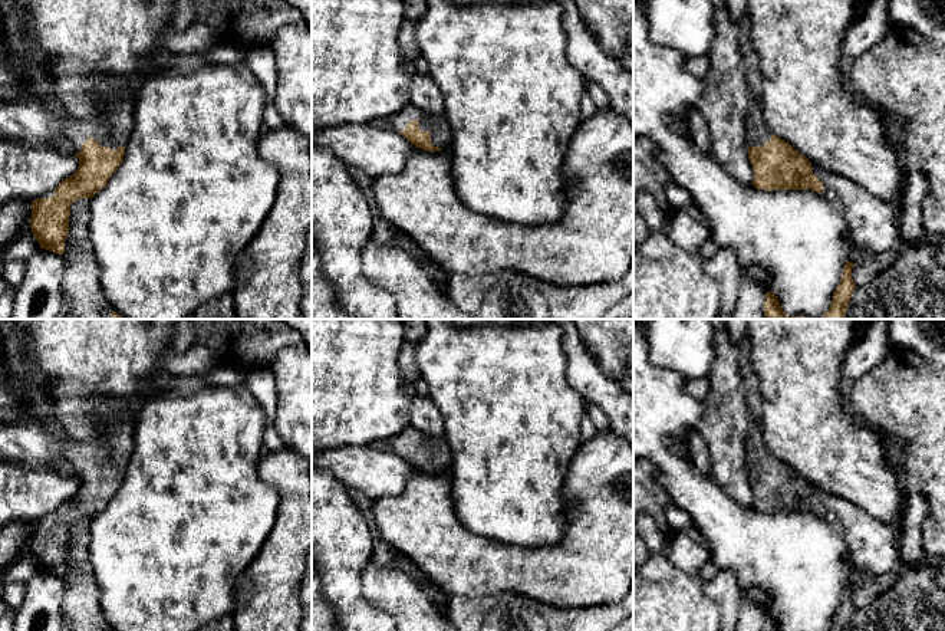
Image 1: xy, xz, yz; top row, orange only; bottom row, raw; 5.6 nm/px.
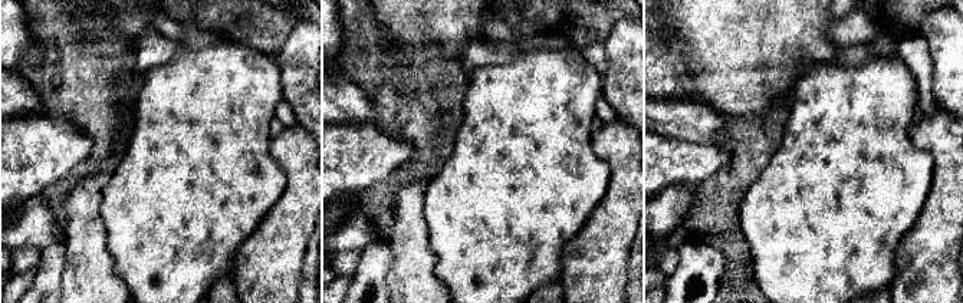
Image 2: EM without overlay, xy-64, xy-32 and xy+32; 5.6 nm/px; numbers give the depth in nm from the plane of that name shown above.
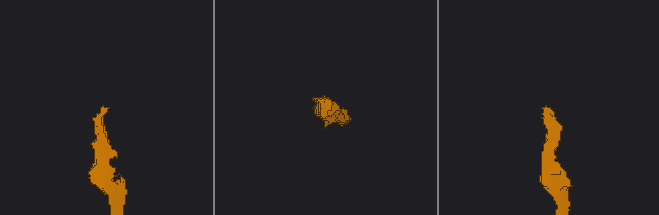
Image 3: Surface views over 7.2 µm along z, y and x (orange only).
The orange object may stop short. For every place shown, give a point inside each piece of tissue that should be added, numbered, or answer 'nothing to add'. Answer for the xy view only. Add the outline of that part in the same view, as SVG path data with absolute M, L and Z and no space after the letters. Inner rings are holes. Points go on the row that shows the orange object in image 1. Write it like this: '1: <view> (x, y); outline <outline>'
1: xy (111, 125); outline M0 0L4 14L6 45L13 66L24 66L19 82L24 92L39 101L59 125L56 148L66 154L82 151L82 144L92 137L101 147L115 151L126 147L134 128L135 92L121 78L98 75L93 91L96 111L88 119L72 118L59 105L53 93L53 76L46 66L46 55L27 27L26 11L13 0Z

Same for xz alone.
1: xz (441, 134); outline M408 103L399 112L382 118L375 124L381 128L401 132L412 119L419 121L421 131L431 132L431 142L434 147L448 149L450 141L452 138L452 131L444 114L431 115Z

